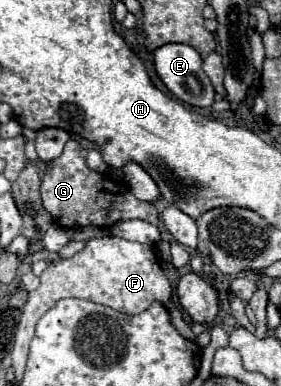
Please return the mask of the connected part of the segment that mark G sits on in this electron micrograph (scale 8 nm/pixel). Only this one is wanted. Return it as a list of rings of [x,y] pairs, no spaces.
[[[69,140],[65,144],[65,150],[59,158],[51,160],[45,168],[43,180],[41,180],[41,198],[45,210],[53,216],[55,224],[61,228],[81,228],[81,226],[93,226],[93,228],[105,228],[123,222],[123,220],[145,220],[149,224],[159,224],[159,214],[153,204],[141,204],[133,194],[127,190],[125,184],[116,184],[109,180],[105,174],[89,170],[85,164],[85,150],[79,146],[77,140]]]

